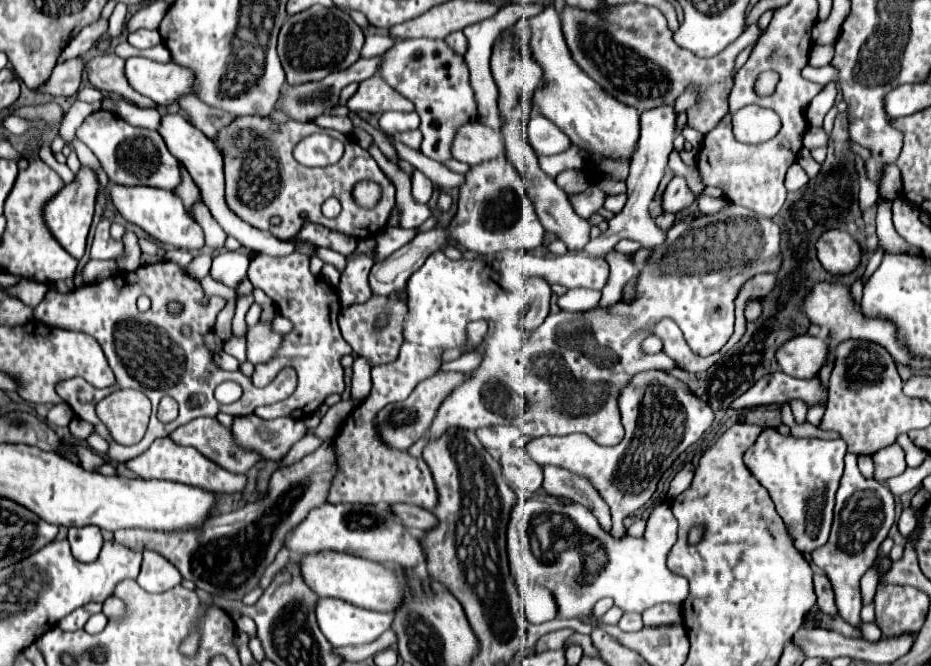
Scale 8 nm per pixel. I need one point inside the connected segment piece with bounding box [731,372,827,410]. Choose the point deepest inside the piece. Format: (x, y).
(778, 388)

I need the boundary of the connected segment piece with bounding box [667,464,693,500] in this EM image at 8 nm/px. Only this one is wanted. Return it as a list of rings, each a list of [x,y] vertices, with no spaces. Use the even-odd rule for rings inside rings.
[[[685,464],[685,468],[671,480],[671,486],[669,486],[669,492],[667,492],[667,498],[673,500],[675,496],[679,496],[689,484],[691,484],[691,478],[693,478],[693,464]]]

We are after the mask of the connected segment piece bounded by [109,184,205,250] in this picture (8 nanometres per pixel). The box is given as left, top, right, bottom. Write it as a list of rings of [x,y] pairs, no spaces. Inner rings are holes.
[[[109,184],[109,196],[119,210],[119,214],[131,222],[143,228],[153,240],[161,244],[171,244],[175,248],[183,250],[199,250],[205,244],[203,230],[195,220],[189,216],[189,212],[183,206],[183,200],[173,190],[161,190],[161,188],[149,188],[149,186],[135,186],[135,188],[123,188],[117,184]]]

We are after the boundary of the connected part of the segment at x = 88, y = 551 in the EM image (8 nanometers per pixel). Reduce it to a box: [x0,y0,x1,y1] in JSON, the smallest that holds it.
[69,528,103,562]

